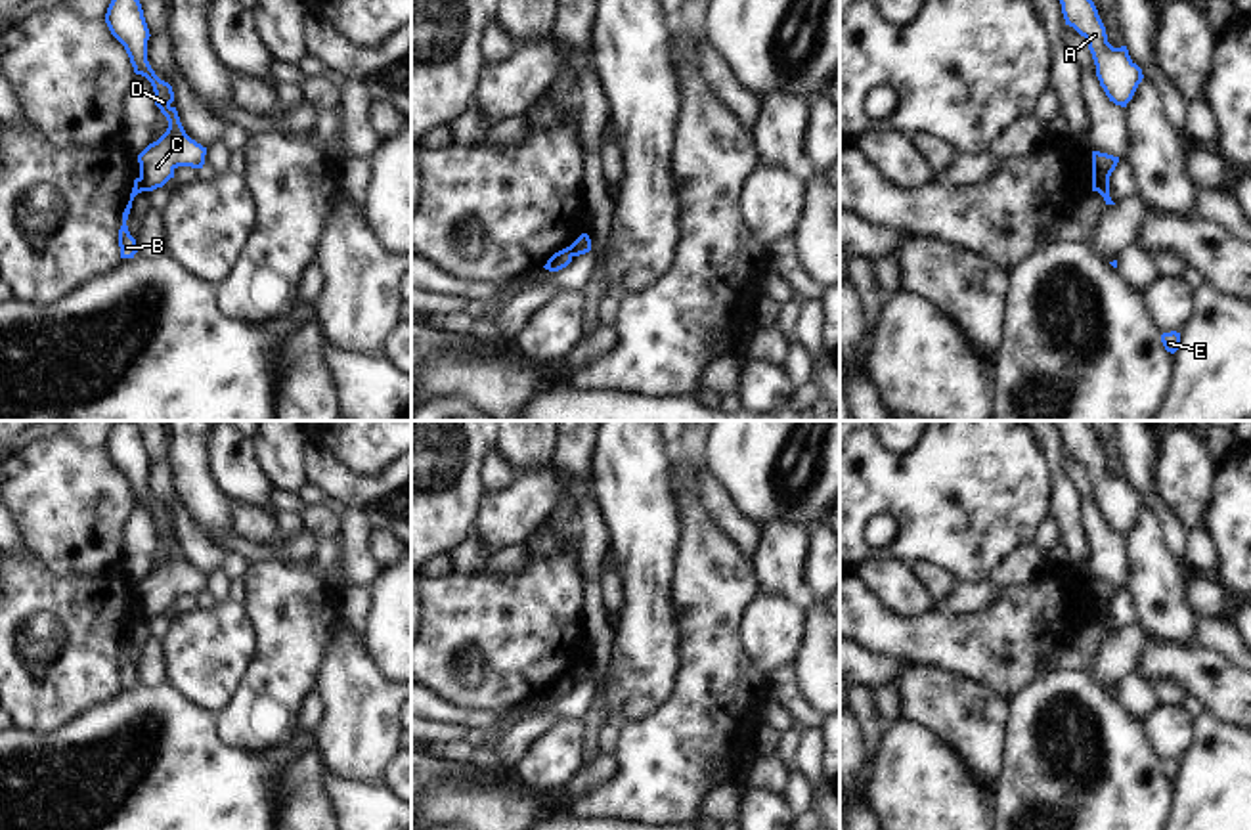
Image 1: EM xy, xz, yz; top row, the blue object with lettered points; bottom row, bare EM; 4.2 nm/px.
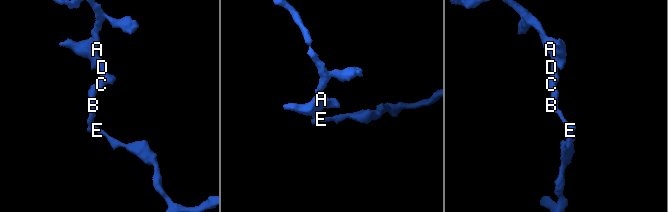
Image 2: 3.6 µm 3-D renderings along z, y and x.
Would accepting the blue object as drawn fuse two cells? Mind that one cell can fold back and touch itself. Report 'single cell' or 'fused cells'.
fused cells

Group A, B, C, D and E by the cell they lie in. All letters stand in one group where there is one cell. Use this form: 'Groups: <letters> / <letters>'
Groups: A C D / B E.

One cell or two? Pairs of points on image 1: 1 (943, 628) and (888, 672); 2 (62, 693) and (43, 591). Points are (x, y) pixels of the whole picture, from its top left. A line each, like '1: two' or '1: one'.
1: two
2: one

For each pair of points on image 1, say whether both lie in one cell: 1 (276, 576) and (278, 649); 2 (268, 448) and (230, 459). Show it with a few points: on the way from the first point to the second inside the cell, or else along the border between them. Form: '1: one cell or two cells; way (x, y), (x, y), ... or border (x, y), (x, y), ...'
1: one cell; way (276, 593), (278, 632)
2: two cells; border (253, 440), (253, 459), (270, 486)

